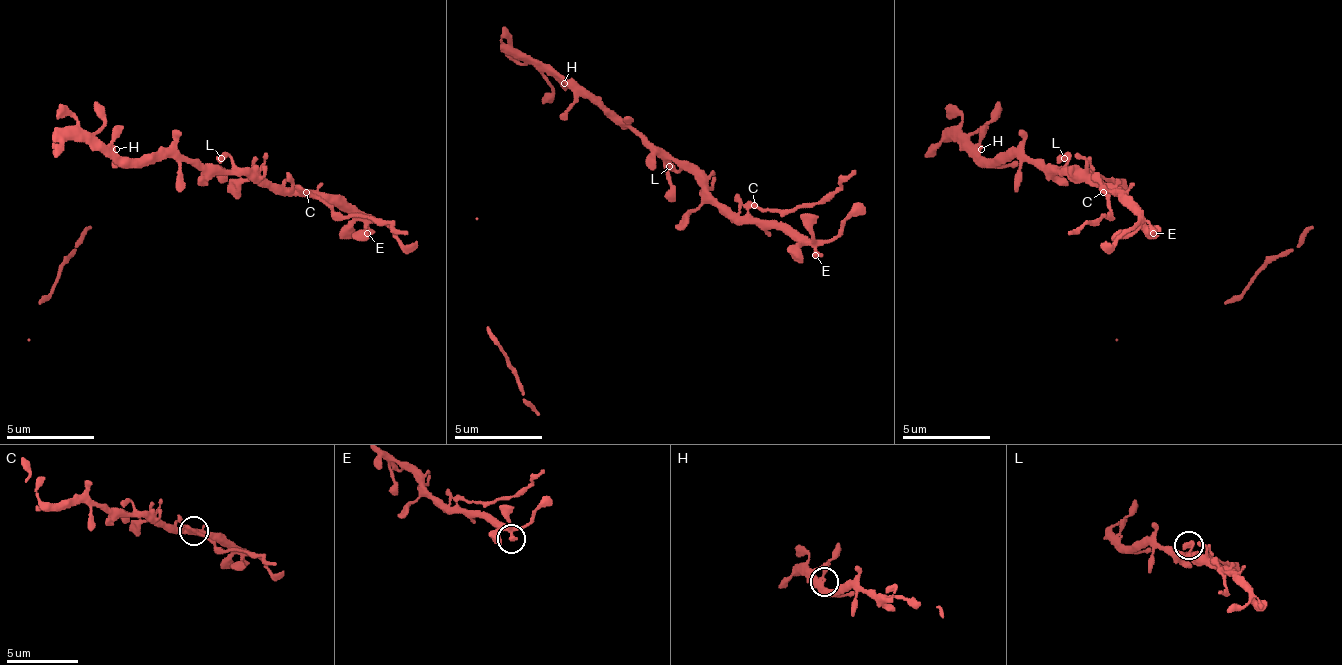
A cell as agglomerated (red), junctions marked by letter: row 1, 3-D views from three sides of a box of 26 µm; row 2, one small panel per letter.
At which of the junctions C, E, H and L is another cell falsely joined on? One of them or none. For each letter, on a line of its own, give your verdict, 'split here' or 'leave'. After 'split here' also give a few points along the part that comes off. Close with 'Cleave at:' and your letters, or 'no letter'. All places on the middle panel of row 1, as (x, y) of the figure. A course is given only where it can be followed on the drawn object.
C: split here; foreign part runs (753, 206), (784, 211), (815, 206), (855, 171)
E: leave
H: leave
L: leave
Cleave at: C

